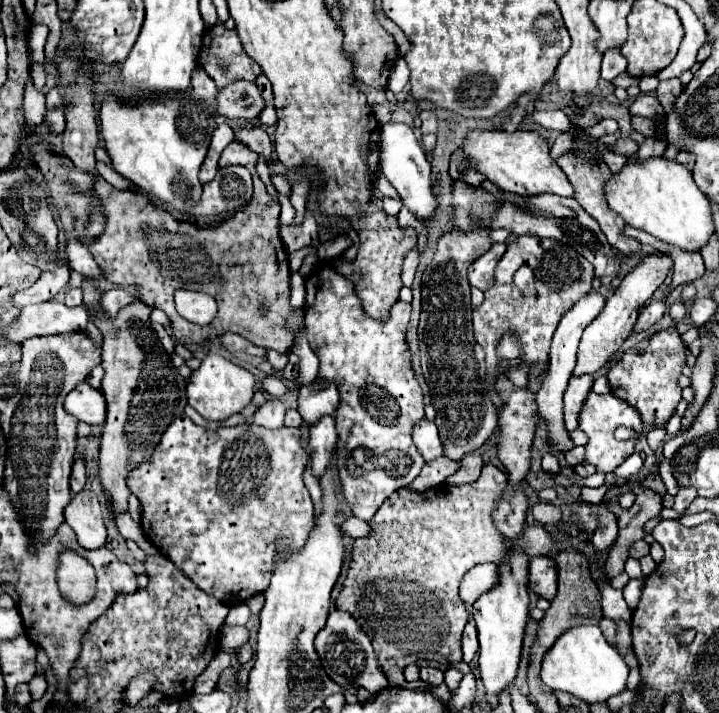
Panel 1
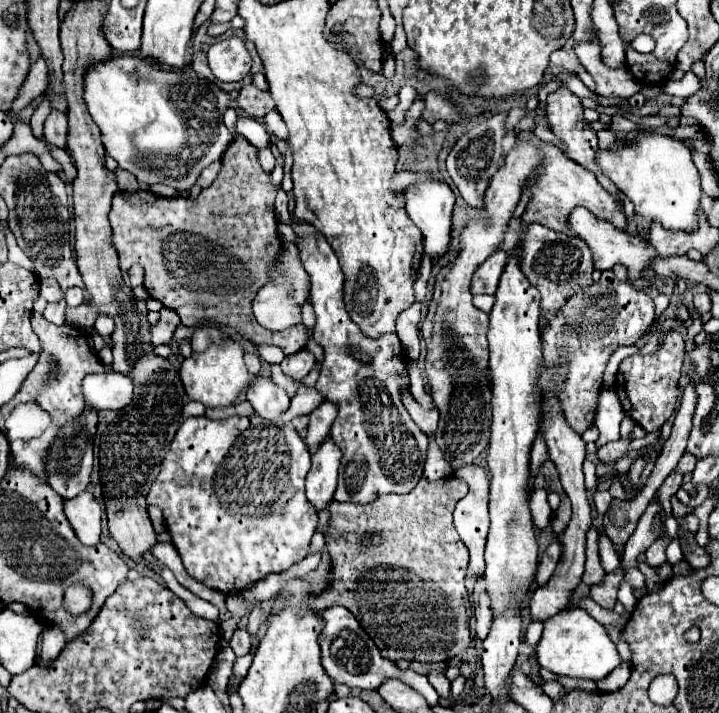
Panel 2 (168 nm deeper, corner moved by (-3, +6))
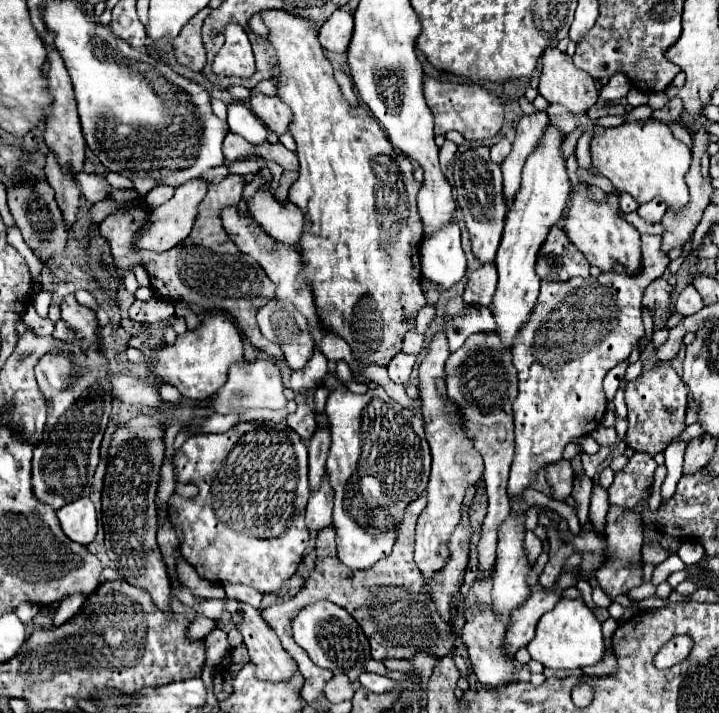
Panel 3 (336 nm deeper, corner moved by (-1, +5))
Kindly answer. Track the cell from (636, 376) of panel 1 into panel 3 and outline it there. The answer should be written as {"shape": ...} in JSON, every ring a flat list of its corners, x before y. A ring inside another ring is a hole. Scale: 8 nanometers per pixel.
{"shape":[[656,365,642,373,638,379,626,385,626,407,628,407,628,433,626,443,638,453,656,455,662,453,684,429,686,429,686,407,688,389,670,365]]}

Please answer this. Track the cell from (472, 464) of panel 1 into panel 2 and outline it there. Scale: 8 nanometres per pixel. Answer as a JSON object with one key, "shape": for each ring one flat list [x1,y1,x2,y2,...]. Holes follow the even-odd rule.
{"shape":[[466,464,458,470,454,470,454,476,464,480,470,486,470,492,456,504,454,510,454,526,460,534,460,538,466,542,466,548,470,550,470,564,468,564,468,576,470,578,480,578,484,572,484,546,490,526,489,517,489,480,486,478,486,468,478,464]]}

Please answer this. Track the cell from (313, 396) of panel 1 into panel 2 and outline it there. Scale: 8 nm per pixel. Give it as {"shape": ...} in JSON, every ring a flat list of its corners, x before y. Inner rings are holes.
{"shape":[[324,400,316,410,310,412,310,424,308,424,308,436,306,442,310,448,318,446,320,440,324,440,330,434,330,426,336,418,338,412,338,404]]}

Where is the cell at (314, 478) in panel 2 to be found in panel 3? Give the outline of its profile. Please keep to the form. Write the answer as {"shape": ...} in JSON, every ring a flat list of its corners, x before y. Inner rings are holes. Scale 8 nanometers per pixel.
{"shape":[[328,475,322,481,322,487,310,495,306,507,306,527,320,531,332,525,332,487,328,485]]}

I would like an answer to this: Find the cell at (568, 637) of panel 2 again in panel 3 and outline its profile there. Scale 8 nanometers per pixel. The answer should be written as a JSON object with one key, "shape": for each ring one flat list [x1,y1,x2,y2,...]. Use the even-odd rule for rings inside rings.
{"shape":[[560,599,556,607,544,613,536,625,536,637,528,643,532,659,550,669,582,669,594,665,604,655,604,637,600,621,582,599]]}

